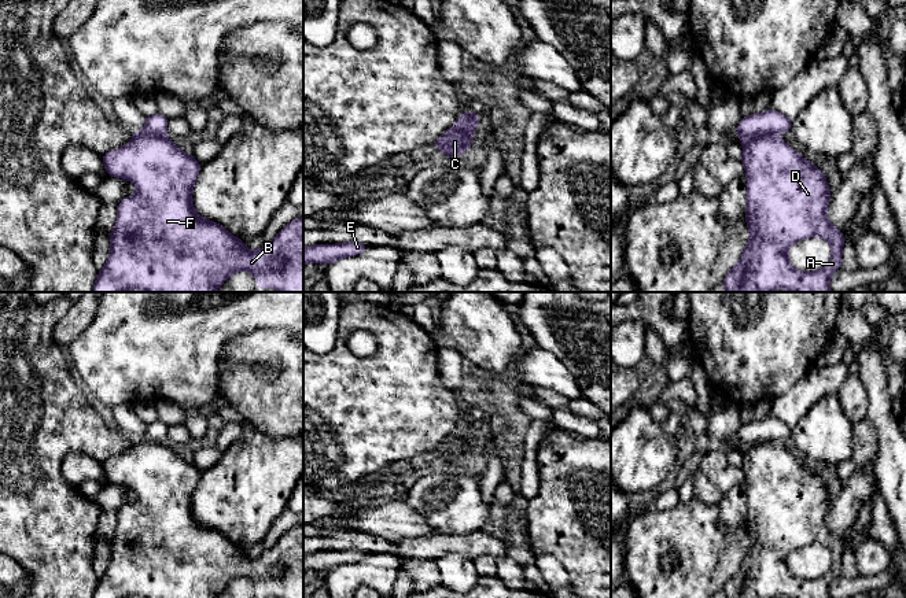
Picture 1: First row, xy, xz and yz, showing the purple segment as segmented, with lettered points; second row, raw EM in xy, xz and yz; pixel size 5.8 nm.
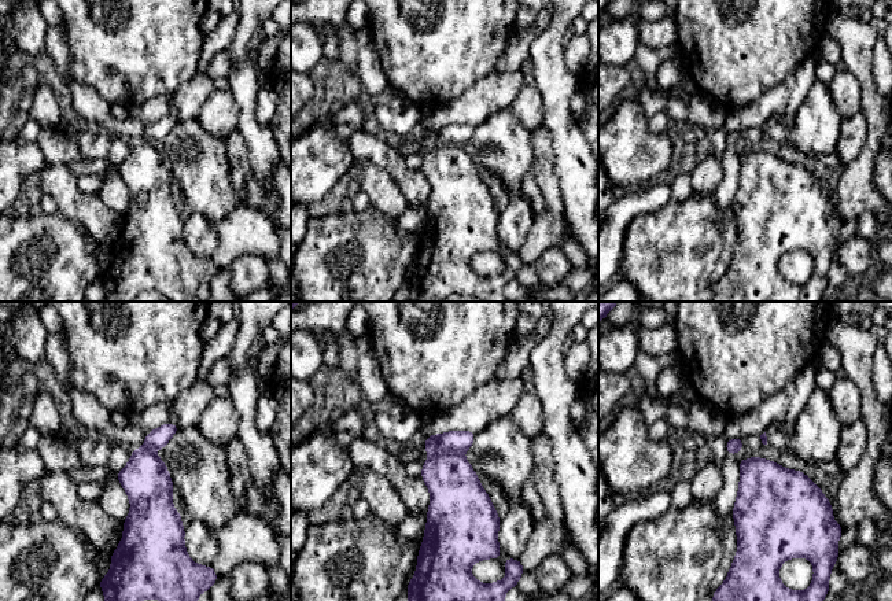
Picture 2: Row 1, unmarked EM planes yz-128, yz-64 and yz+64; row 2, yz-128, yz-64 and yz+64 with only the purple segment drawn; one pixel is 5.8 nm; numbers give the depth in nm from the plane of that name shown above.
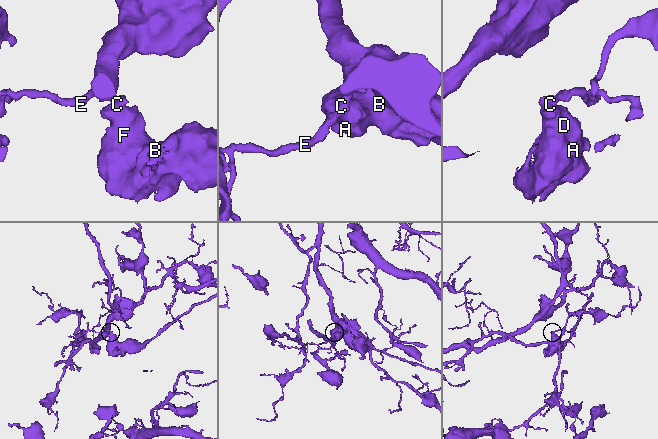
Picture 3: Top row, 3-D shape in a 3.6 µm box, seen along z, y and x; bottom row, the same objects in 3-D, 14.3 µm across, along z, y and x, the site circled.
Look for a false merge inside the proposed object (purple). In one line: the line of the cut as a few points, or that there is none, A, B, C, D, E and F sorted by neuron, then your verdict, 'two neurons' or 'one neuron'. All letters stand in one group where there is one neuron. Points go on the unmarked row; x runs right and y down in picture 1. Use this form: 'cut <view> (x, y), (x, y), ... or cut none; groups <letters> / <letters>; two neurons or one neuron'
cut yz (772, 440), (754, 443), (744, 449); groups A B C D F / E; two neurons

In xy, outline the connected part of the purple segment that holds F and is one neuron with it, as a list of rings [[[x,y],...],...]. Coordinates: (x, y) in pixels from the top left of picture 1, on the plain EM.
[[[144,438],[135,439],[132,447],[121,455],[111,457],[102,462],[107,483],[129,487],[136,491],[137,501],[128,503],[118,510],[118,527],[111,538],[111,560],[110,564],[96,584],[93,598],[125,598],[125,597],[141,597],[141,598],[217,598],[217,595],[236,577],[248,577],[258,590],[258,598],[268,594],[275,594],[279,598],[303,598],[303,524],[299,524],[287,531],[279,542],[266,549],[258,558],[250,558],[244,549],[232,543],[218,529],[211,529],[194,518],[192,495],[200,479],[200,470],[192,464],[185,461],[181,455],[173,451],[166,443],[148,442]]]

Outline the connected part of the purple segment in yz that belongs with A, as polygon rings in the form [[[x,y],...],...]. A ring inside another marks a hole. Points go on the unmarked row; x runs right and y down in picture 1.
[[[773,442],[744,448],[741,469],[747,481],[745,527],[750,547],[740,569],[723,586],[725,598],[830,598],[829,584],[840,576],[844,540],[826,524],[832,498],[826,481],[802,465],[788,450]],[[820,543],[829,549],[832,565],[817,579],[796,577],[788,568],[788,555],[807,545]]]

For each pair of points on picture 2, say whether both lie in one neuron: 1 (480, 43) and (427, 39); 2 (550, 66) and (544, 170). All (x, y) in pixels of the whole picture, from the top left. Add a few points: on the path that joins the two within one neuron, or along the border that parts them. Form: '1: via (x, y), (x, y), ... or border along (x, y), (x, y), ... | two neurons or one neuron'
1: via (467, 43), (463, 39), (441, 39) | one neuron
2: border along (544, 124), (550, 135), (555, 159) | two neurons

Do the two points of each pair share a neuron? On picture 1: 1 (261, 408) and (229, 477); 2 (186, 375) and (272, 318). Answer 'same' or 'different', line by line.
1: different
2: same

